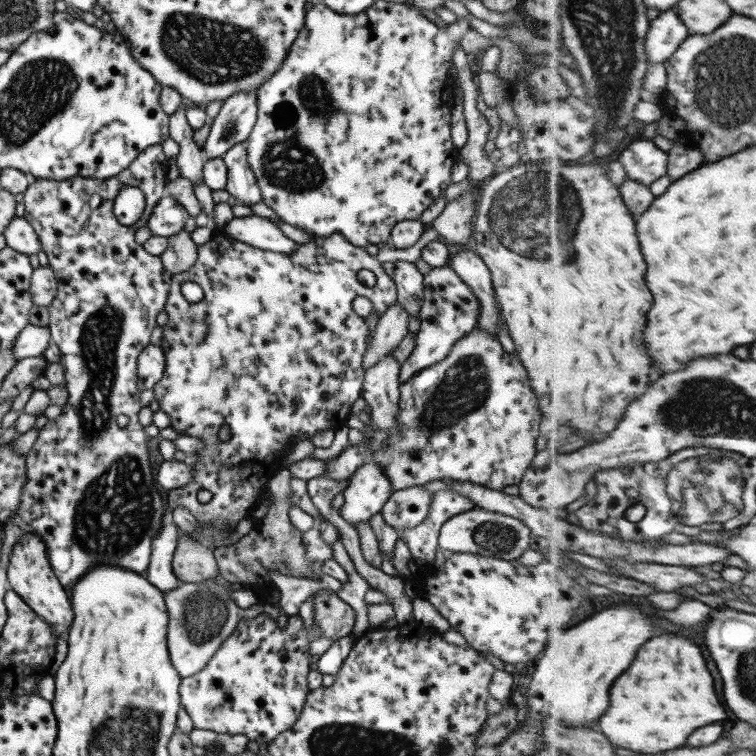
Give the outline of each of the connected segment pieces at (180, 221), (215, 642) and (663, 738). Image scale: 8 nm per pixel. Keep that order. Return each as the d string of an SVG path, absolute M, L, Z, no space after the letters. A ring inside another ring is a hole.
M165 195L153 206L145 229L151 231L152 236L169 237L182 232L189 217L177 200Z
M219 576L199 584L183 582L177 584L177 588L162 593L167 609L167 652L172 667L181 679L197 674L239 622L241 609L229 599L231 587L246 588L241 584L226 582Z
M673 634L657 636L641 646L633 666L613 684L611 702L609 714L599 722L601 732L615 746L643 754L681 748L693 730L727 718L701 648L693 640ZM681 688L685 700L681 700Z

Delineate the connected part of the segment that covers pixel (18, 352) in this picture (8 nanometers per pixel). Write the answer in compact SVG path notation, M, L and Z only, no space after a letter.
M27 323L13 341L11 350L15 362L23 358L42 356L50 340L49 333L47 326L40 327Z

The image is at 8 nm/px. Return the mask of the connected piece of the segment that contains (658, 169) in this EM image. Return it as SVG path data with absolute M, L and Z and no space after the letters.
M647 138L631 142L621 152L618 161L625 169L626 176L646 185L653 184L669 172L669 153Z

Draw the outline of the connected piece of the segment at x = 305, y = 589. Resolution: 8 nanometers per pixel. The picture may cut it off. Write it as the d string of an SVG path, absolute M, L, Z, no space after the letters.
M267 570L271 582L279 591L278 604L287 616L295 615L299 605L313 593L320 589L340 589L341 583L327 574L322 574L319 580L310 578L293 578L293 576L283 576L279 572Z

